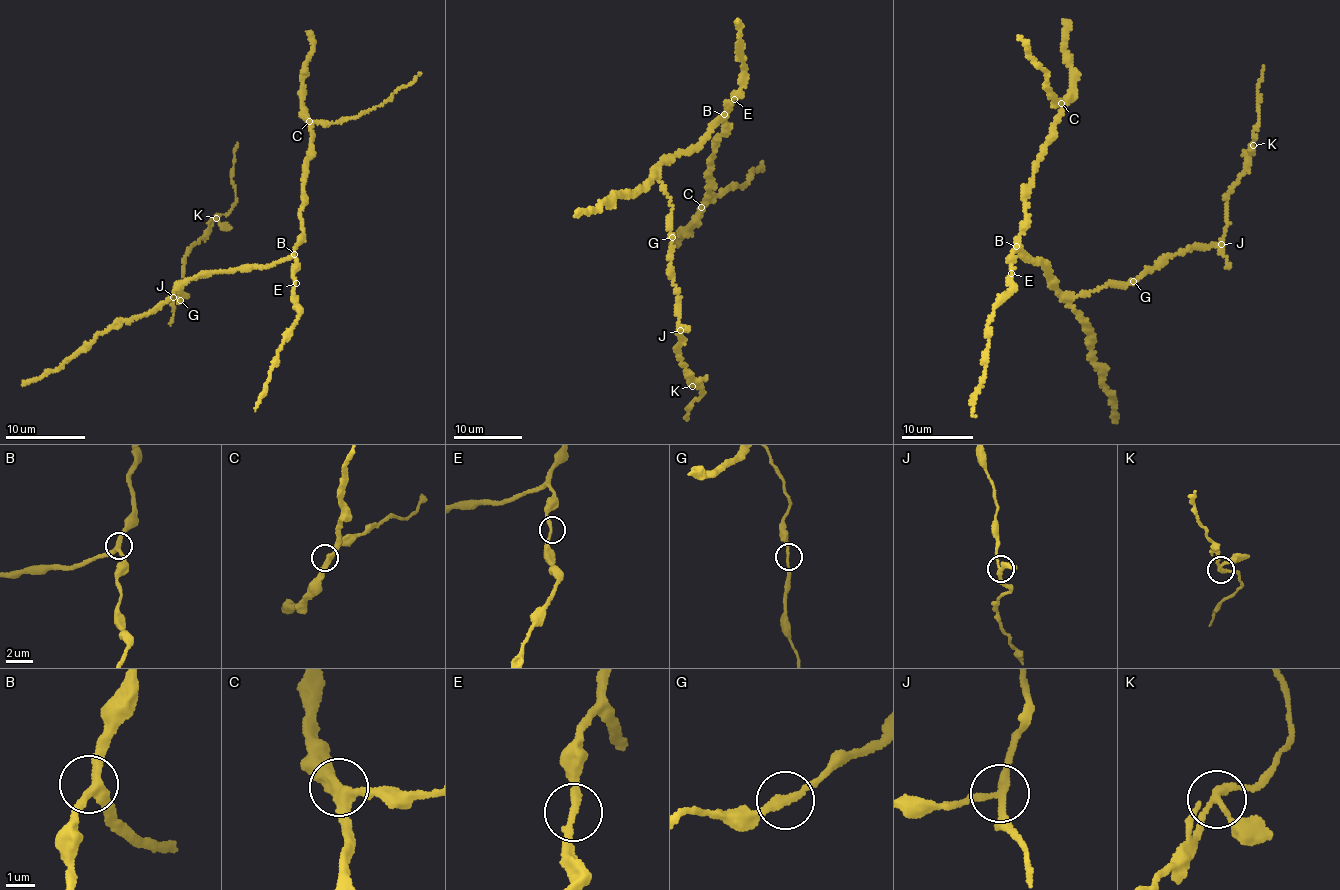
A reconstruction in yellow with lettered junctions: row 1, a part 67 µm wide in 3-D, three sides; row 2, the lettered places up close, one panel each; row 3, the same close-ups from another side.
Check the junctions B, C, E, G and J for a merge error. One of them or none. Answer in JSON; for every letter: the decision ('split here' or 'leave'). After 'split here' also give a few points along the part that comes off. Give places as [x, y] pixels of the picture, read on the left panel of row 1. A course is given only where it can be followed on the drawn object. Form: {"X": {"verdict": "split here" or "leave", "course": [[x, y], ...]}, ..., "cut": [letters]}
{"B": {"verdict": "leave"}, "C": {"verdict": "leave"}, "E": {"verdict": "leave"}, "G": {"verdict": "leave"}, "J": {"verdict": "split here", "course": [[174, 296], [174, 291], [184, 283], [184, 256], [235, 202], [231, 169], [237, 142]]}, "cut": ["J"]}

